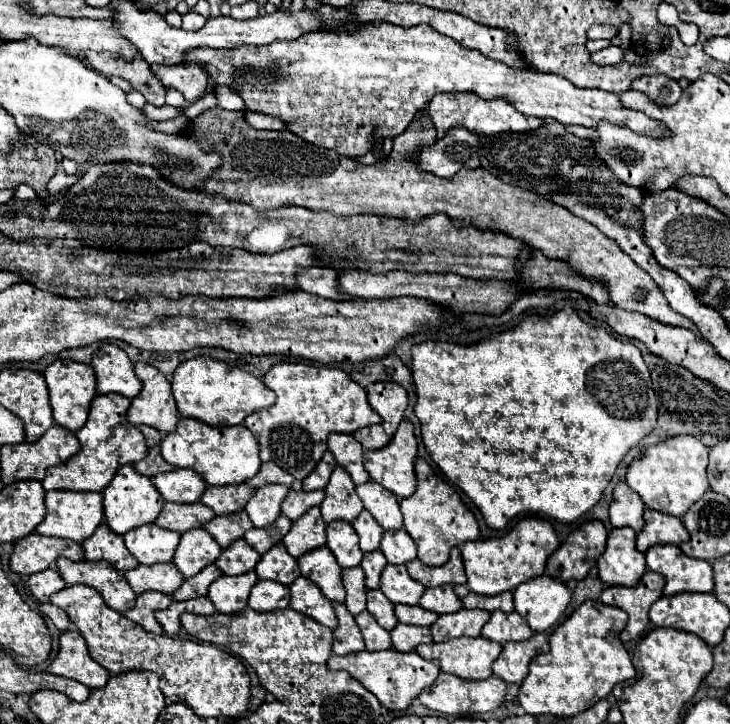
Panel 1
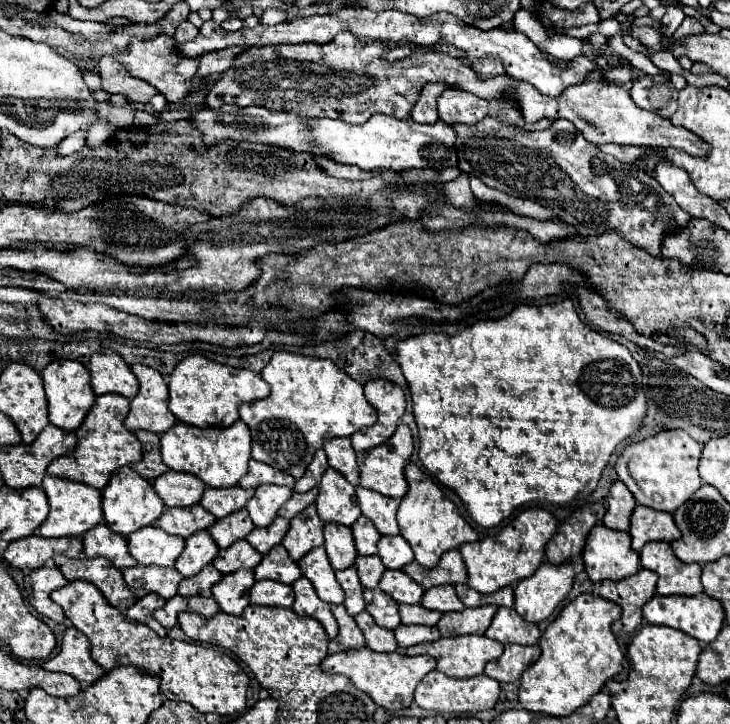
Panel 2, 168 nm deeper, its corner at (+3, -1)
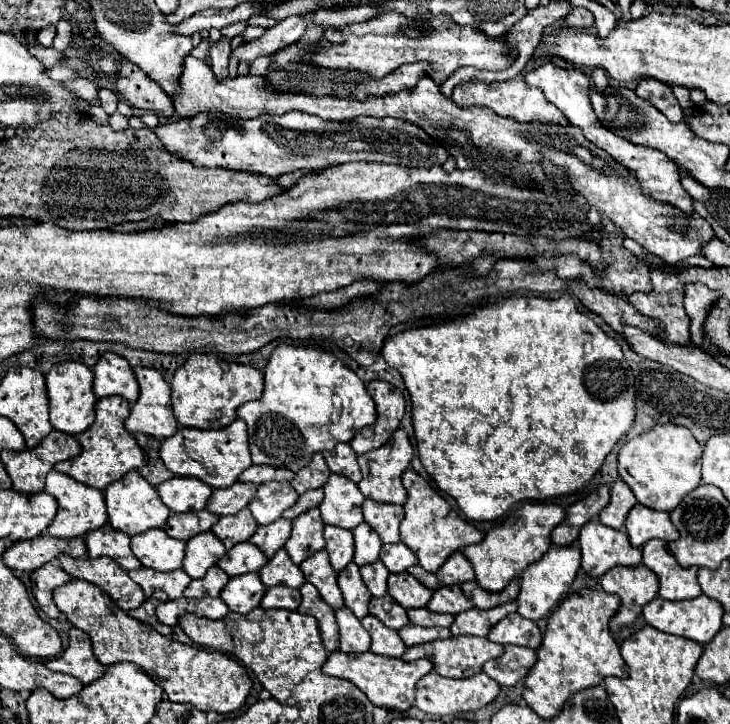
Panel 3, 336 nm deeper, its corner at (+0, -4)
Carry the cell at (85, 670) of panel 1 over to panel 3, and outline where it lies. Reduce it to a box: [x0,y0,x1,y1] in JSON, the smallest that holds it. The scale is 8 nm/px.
[47,628,105,684]

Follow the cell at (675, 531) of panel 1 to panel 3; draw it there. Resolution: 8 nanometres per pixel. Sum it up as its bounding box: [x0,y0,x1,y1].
[625,504,679,548]

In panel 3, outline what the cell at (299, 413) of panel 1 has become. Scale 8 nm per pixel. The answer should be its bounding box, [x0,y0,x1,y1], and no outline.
[237,344,375,472]

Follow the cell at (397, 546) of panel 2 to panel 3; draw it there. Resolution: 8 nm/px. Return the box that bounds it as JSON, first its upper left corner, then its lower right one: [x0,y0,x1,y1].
[381,542,417,572]

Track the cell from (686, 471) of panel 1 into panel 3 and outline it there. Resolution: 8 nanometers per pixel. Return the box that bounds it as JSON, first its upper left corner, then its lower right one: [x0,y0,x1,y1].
[619,424,703,512]

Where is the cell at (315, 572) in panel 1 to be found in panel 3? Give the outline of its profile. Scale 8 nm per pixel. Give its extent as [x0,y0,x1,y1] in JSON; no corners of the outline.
[301,550,343,608]

